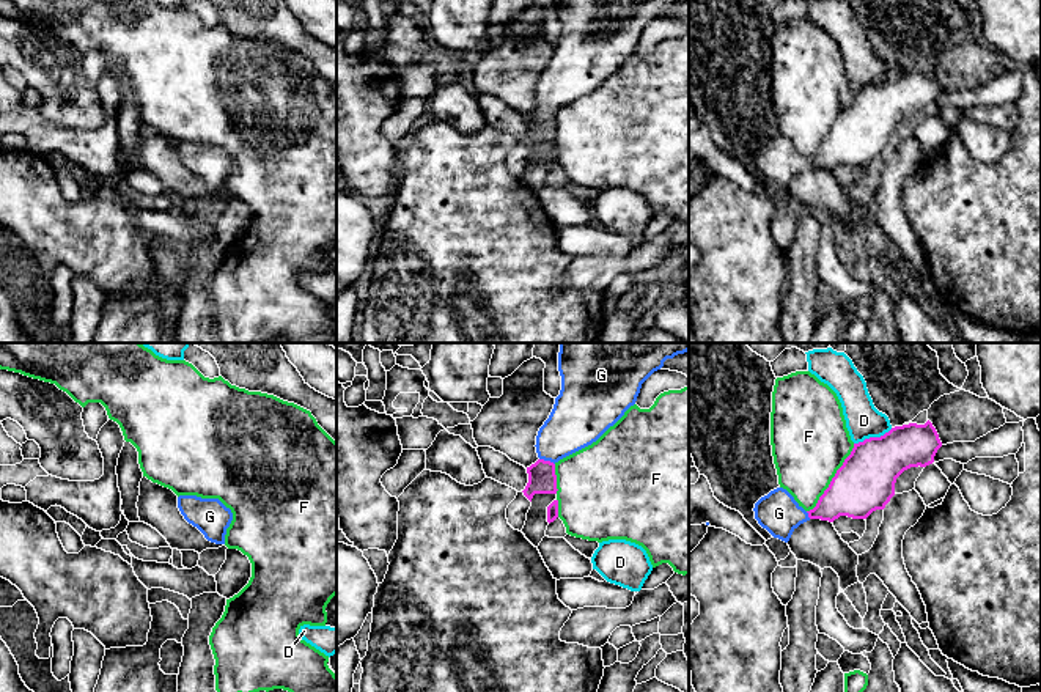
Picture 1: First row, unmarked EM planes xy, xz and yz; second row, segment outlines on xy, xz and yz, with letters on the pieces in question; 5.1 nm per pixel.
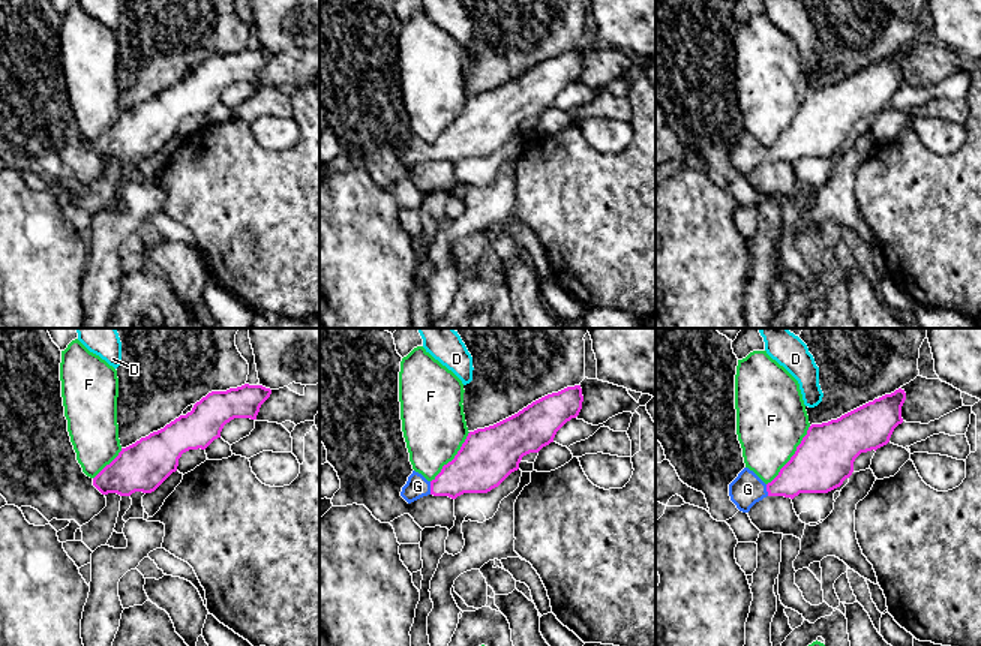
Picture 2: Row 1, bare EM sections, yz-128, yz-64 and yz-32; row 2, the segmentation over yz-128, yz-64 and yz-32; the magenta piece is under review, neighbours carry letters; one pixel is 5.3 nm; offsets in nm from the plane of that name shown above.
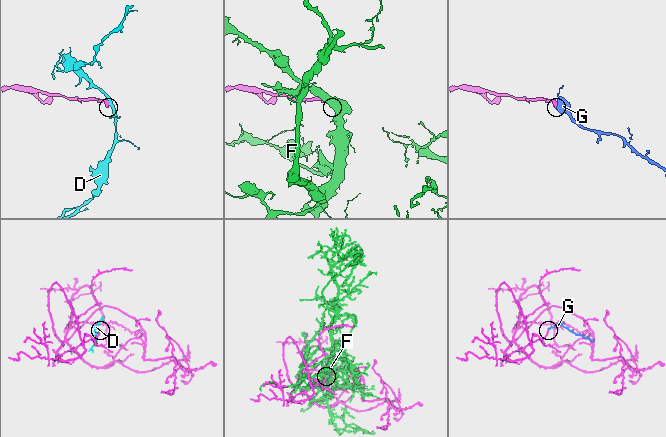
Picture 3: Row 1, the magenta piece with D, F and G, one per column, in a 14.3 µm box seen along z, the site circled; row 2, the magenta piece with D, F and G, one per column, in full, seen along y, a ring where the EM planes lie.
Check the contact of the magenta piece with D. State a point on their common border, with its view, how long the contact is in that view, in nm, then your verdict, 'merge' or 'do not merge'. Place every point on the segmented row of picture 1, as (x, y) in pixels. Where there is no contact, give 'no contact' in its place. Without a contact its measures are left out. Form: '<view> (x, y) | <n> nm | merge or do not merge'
yz (873, 438) | 220 nm | do not merge

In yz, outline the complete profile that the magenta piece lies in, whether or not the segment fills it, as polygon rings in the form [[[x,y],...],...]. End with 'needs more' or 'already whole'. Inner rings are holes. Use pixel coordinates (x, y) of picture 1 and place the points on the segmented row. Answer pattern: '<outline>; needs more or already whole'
[[[929,420],[925,425],[895,426],[881,437],[854,444],[813,510],[805,511],[786,489],[777,488],[755,503],[755,519],[785,543],[810,519],[866,519],[873,511],[885,508],[904,470],[932,464],[940,447]]]; needs more

